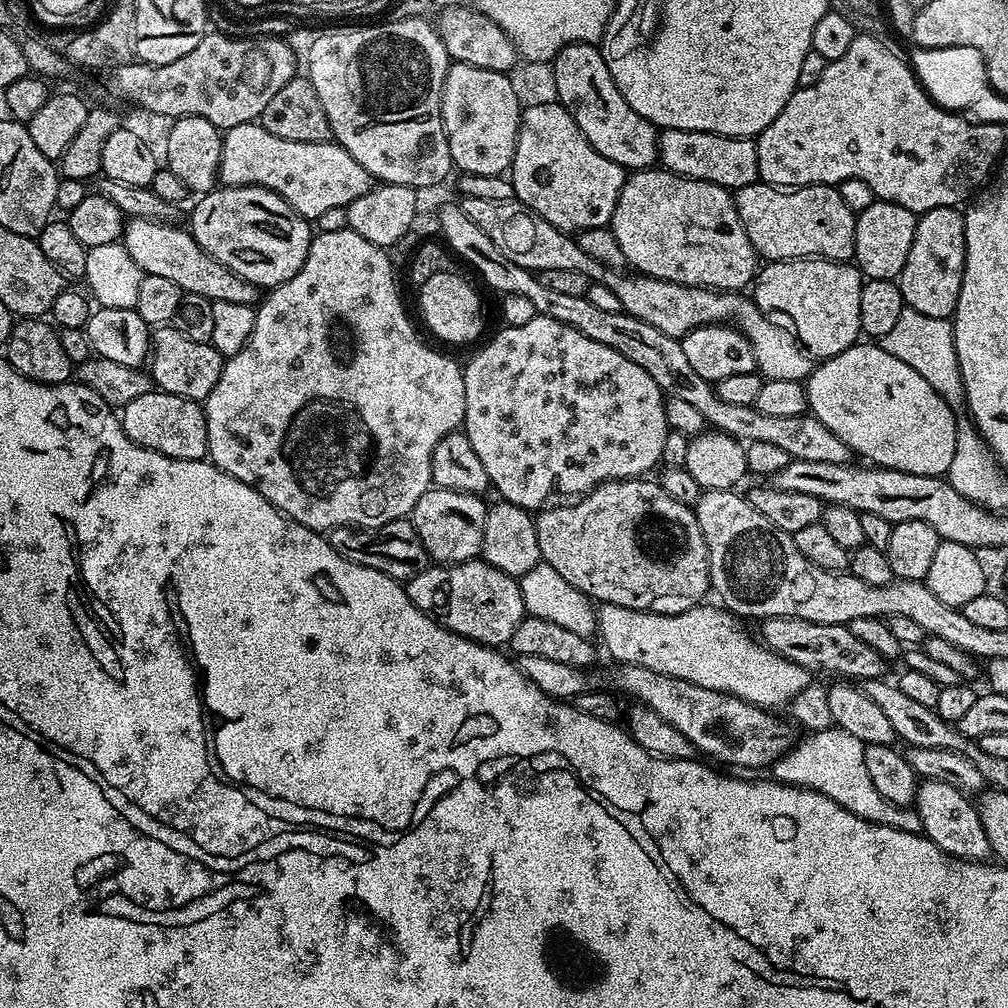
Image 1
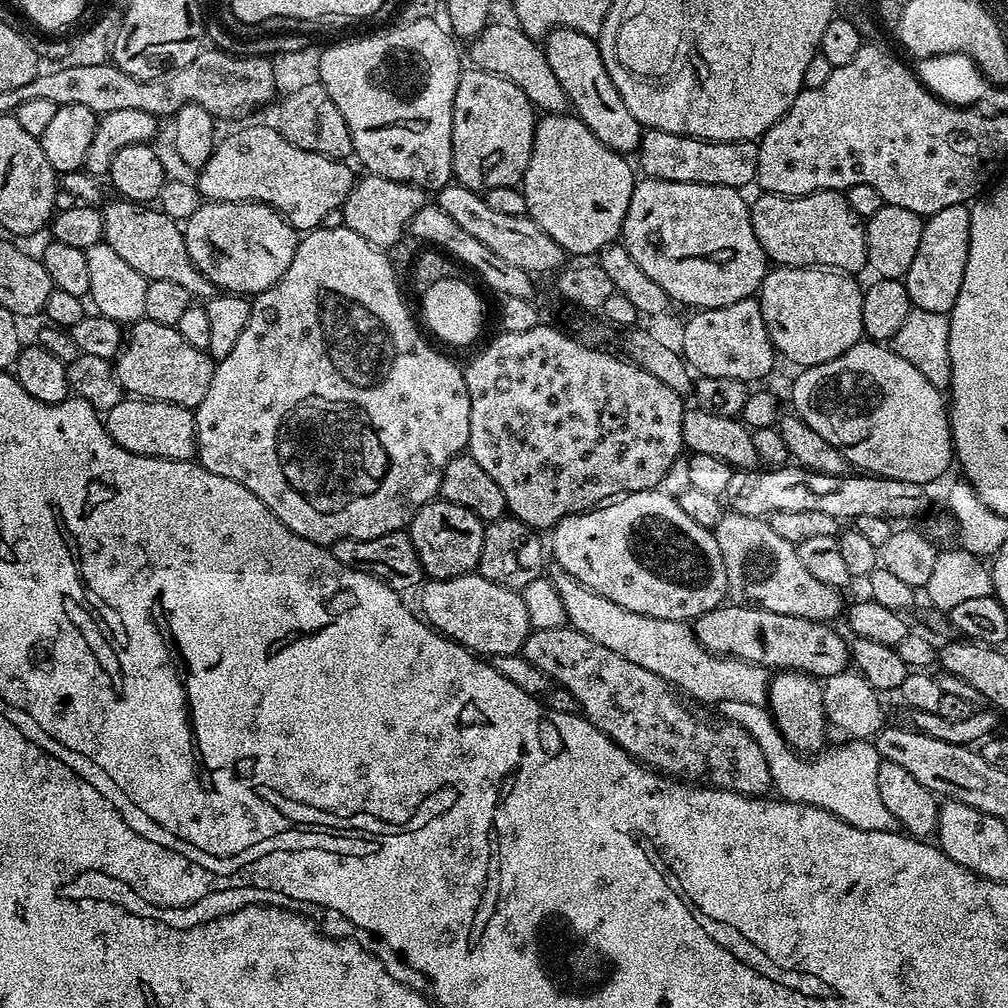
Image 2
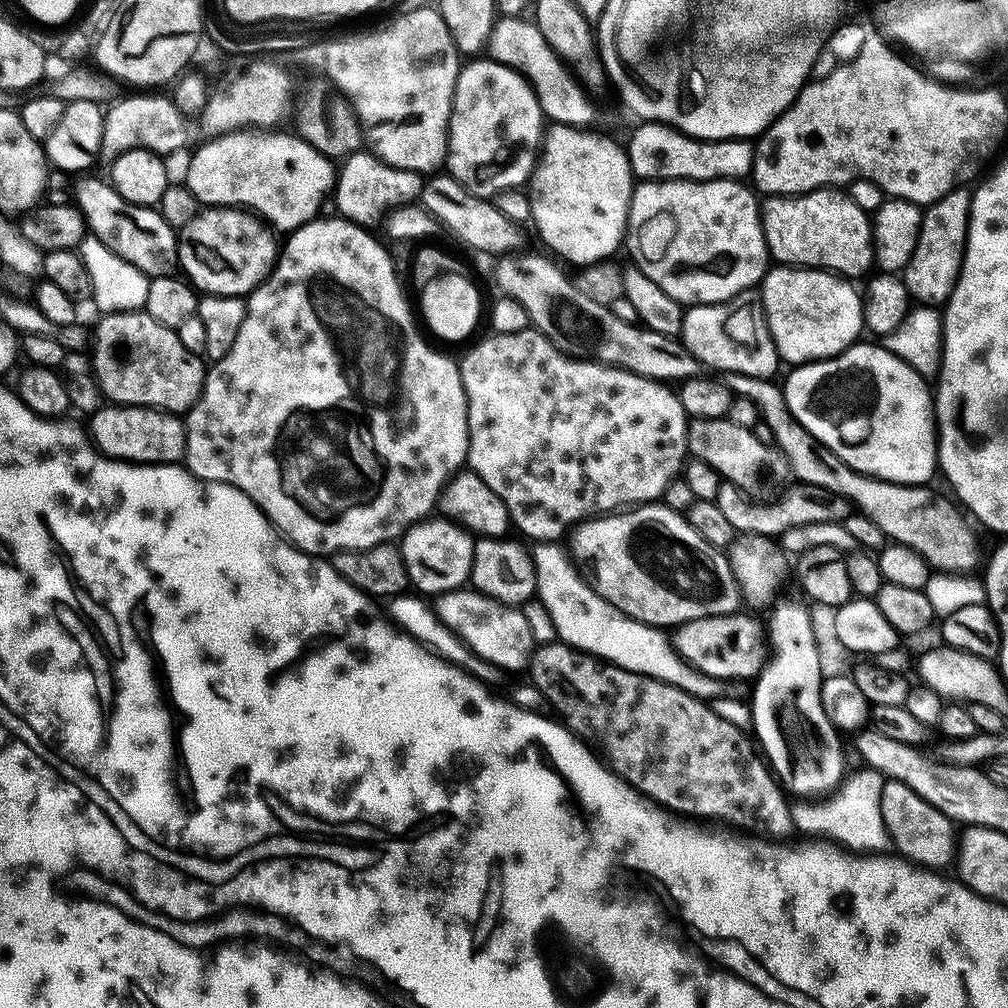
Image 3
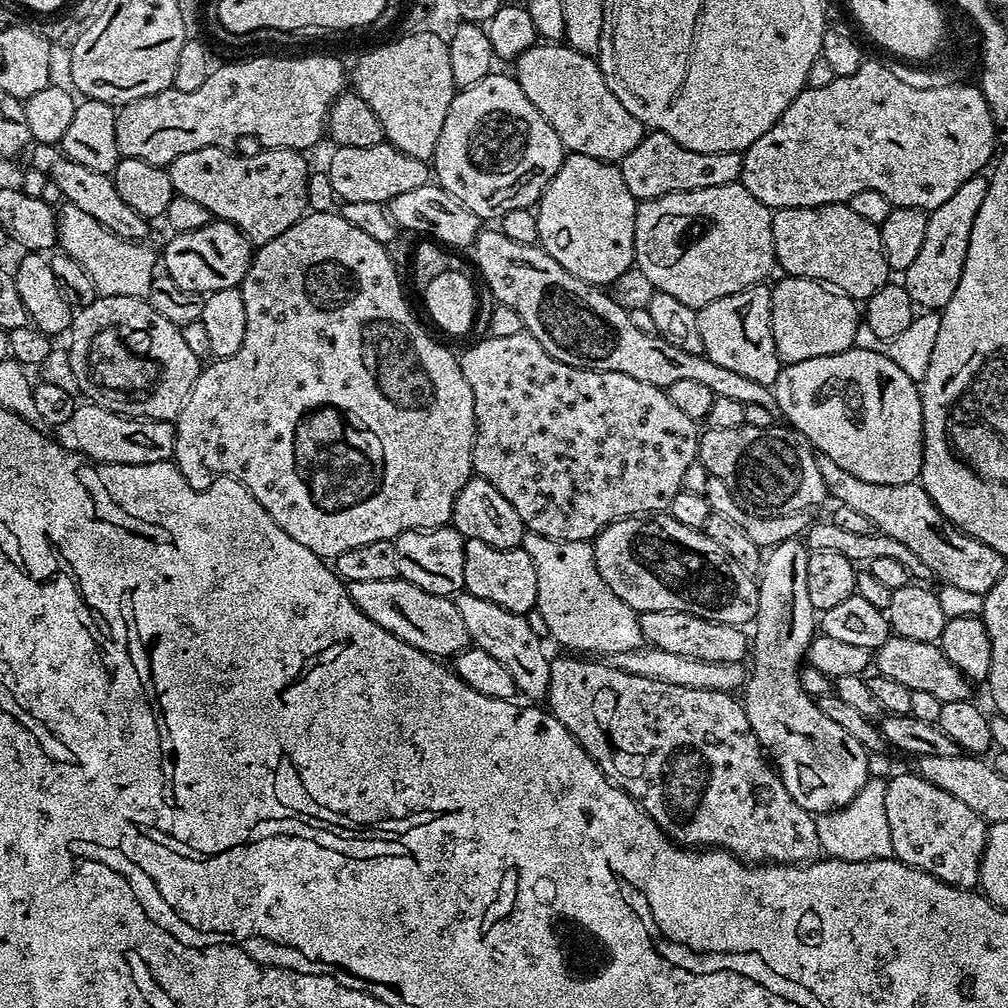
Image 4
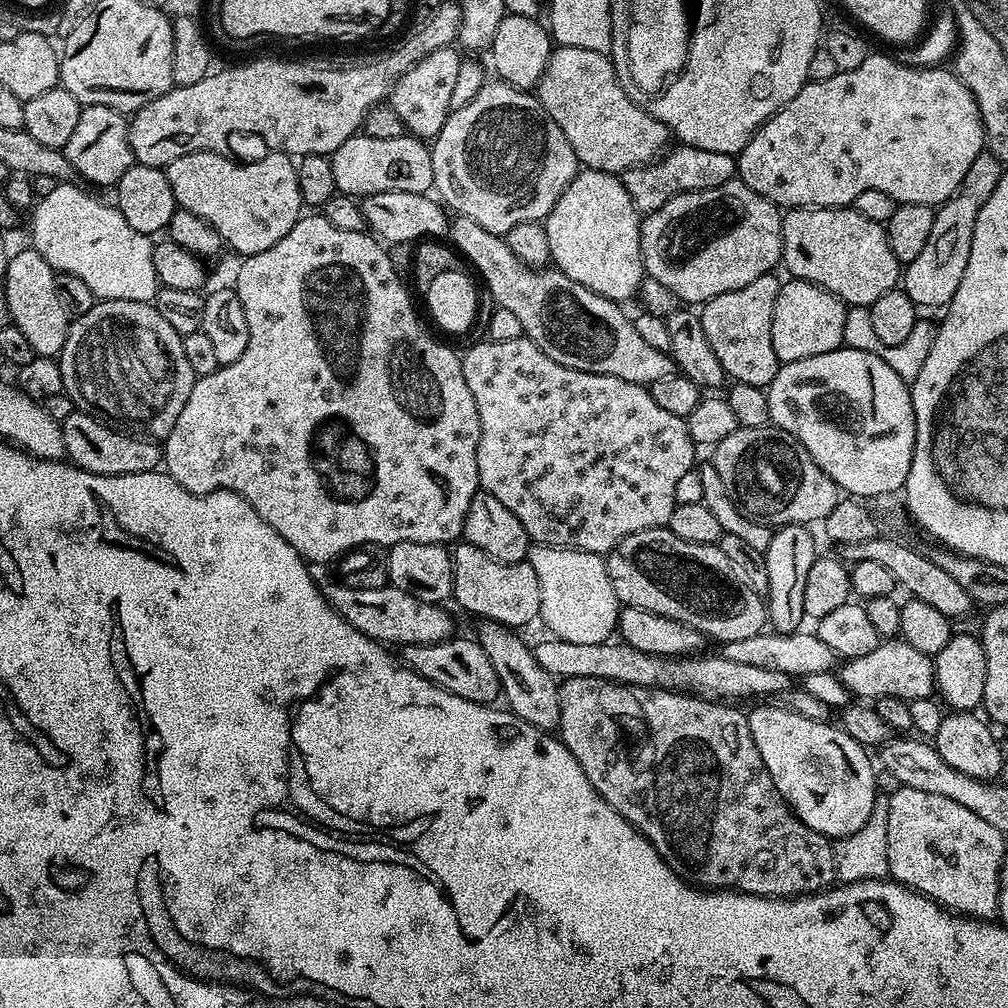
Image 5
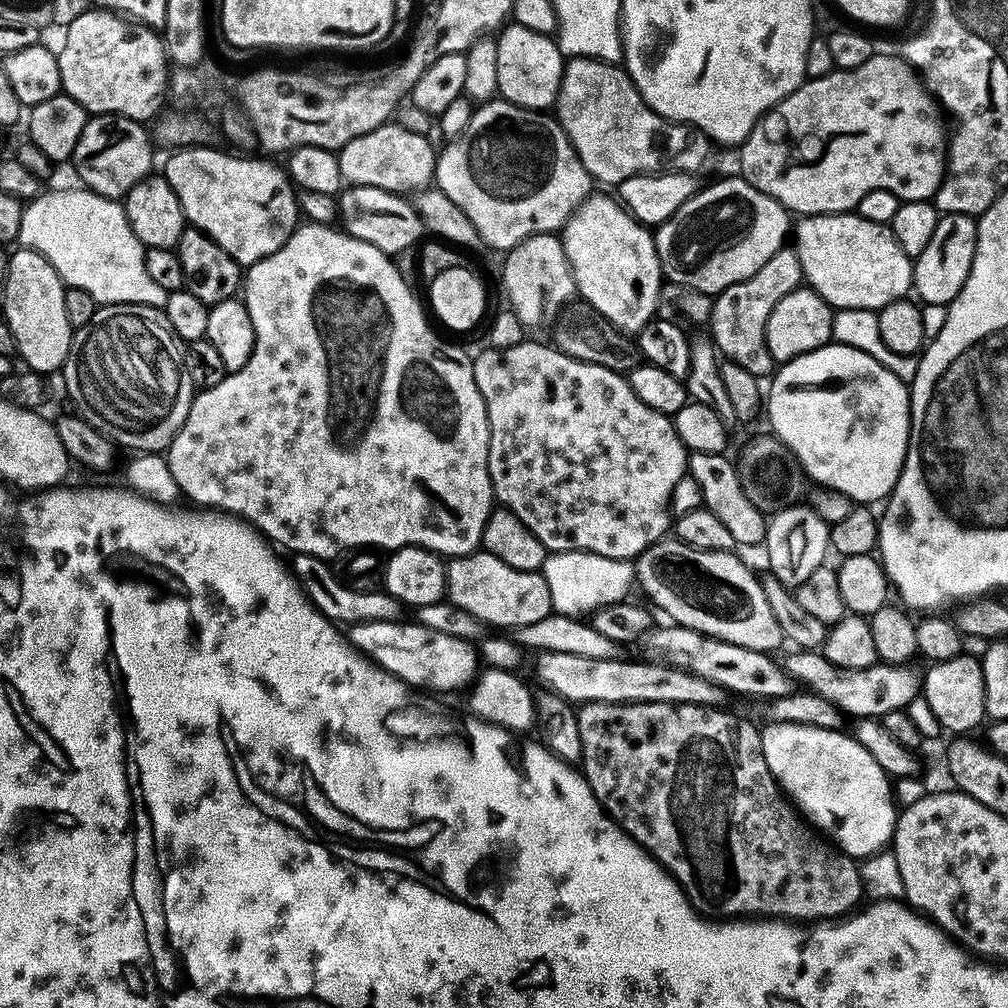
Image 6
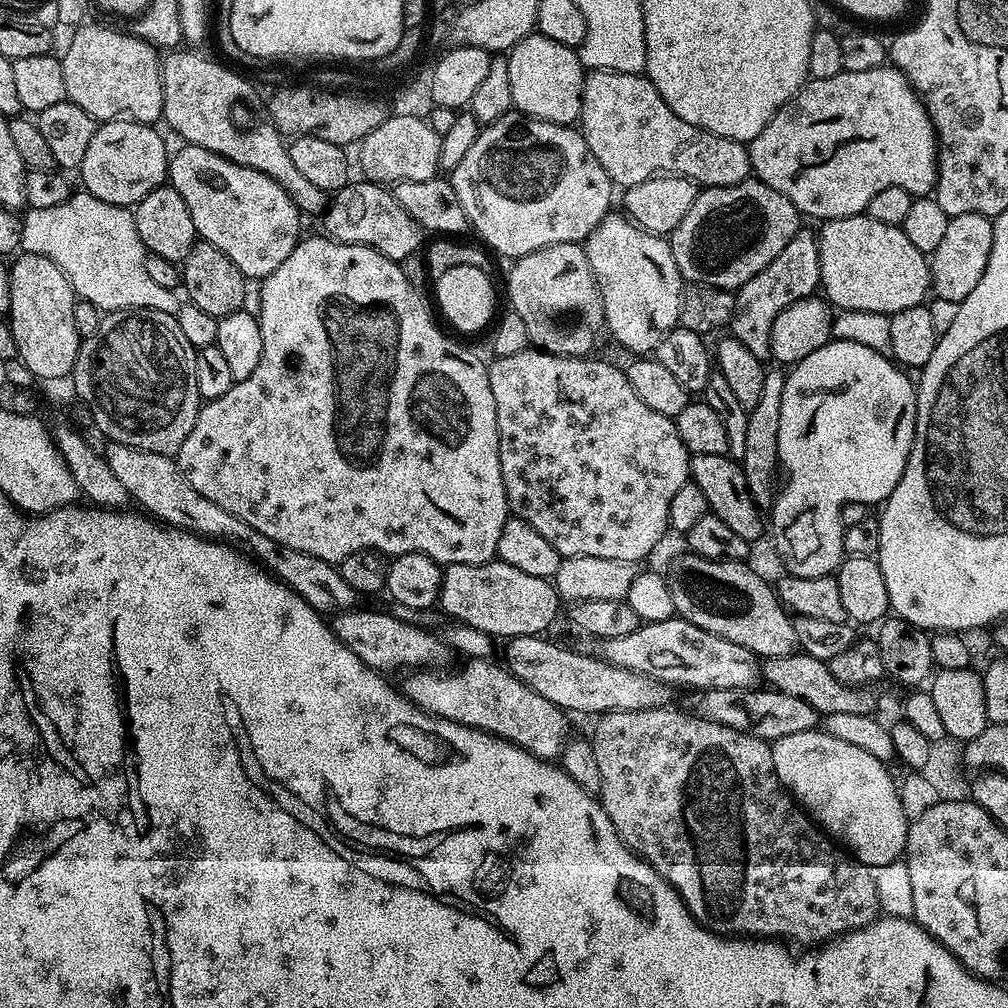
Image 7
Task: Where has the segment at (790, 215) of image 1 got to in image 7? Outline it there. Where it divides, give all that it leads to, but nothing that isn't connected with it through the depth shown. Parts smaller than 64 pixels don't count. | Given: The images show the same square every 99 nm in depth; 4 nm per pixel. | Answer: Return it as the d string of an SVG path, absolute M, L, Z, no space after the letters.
M861 214L859 216L848 216L844 220L829 220L821 228L824 228L824 229L822 229L820 232L820 240L819 240L819 236L818 236L818 269L820 272L820 284L822 285L822 292L823 292L823 288L824 288L825 294L823 293L823 295L825 297L827 297L827 299L829 301L831 301L831 303L833 305L835 305L834 303L836 303L838 306L837 309L847 310L850 312L878 312L881 314L891 314L893 312L897 312L898 310L904 310L906 308L913 308L914 305L921 303L921 301L923 301L925 299L923 297L924 296L924 288L925 288L925 292L926 292L926 287L928 284L928 268L926 265L926 256L925 256L925 253L919 252L918 249L915 248L914 246L910 246L910 240L908 238L906 238L906 236L904 234L903 227L897 226L895 224L887 224L886 222L878 222L877 220L875 220L874 218L870 218L866 214Z

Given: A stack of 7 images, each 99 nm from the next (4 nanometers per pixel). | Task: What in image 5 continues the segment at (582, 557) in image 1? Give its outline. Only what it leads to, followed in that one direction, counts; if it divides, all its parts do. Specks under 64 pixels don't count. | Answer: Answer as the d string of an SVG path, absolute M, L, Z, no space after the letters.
M667 526L647 528L627 536L607 553L606 563L621 605L680 620L705 637L717 636L720 642L765 631L765 601L744 583L734 562L716 544L682 542Z

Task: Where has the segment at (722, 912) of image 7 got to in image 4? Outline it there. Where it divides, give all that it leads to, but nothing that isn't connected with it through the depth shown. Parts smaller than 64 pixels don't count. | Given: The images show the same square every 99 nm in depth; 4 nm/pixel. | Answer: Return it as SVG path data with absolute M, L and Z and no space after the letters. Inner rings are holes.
M576 654L564 655L568 656L555 657L551 661L554 670L560 672L560 676L554 676L554 682L549 682L554 686L548 688L546 697L547 711L551 712L554 718L558 718L558 722L562 722L562 726L566 726L566 730L572 732L573 736L576 737L576 741L586 750L588 757L604 771L604 777L615 784L616 787L628 793L647 812L649 818L668 835L673 844L677 846L711 846L716 850L731 852L732 855L745 862L771 862L797 866L803 866L815 861L821 855L818 830L816 829L817 817L794 802L794 798L786 790L786 786L774 771L773 765L766 759L765 749L761 748L759 740L752 733L752 727L746 718L741 701L735 695L726 692L711 692L706 689L690 689L686 686L670 685L664 681L652 680L650 677L636 676L634 673L624 672L608 662L599 664L596 661L599 659L596 658L581 658ZM648 704L650 704L650 708L648 708ZM602 708L608 708L608 714L600 716ZM596 718L606 718L606 720L596 720ZM700 744L704 744L704 752L708 752L708 744L712 744L712 776L704 776L704 768L700 768L700 780L708 780L708 792L664 792L664 780L668 780L668 788L676 788L676 784L672 784L672 780L684 780L684 776L688 776L688 772L692 772L692 776L696 776L696 768L684 768L684 764L688 764L688 760L700 760L700 756L692 756L692 752L700 752ZM684 752L688 752L688 756L684 756Z

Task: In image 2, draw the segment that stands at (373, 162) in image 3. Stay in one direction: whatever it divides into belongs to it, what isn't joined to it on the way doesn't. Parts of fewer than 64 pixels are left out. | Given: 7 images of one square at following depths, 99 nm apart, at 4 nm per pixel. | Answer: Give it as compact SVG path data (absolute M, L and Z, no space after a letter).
M365 175L365 180L357 179L352 185L352 189L348 191L348 195L342 201L342 209L344 208L343 227L354 230L354 234L358 234L362 238L366 238L366 242L370 242L381 250L388 250L391 244L396 244L400 240L400 235L406 232L410 221L414 215L418 214L421 207L426 203L424 197L425 189L414 184L404 184L400 180L391 180L390 178L382 178L381 176Z

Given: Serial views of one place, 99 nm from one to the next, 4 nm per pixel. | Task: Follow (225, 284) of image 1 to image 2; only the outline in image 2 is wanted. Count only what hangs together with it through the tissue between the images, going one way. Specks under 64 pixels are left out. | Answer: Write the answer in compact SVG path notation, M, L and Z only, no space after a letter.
M116 198L109 208L103 209L103 214L103 239L141 276L151 280L170 278L170 282L178 282L178 286L195 289L198 269L188 253L184 233L177 221L161 212L159 207L127 198Z

